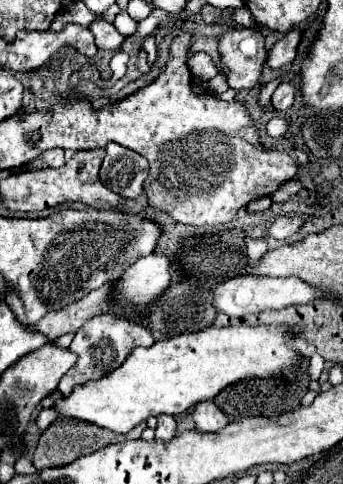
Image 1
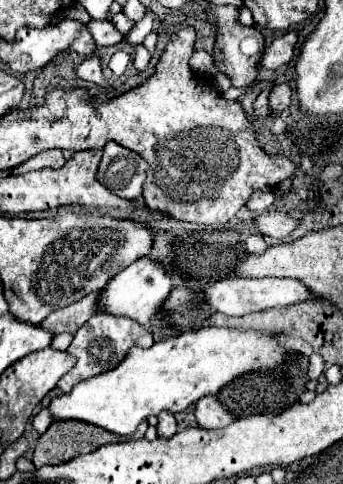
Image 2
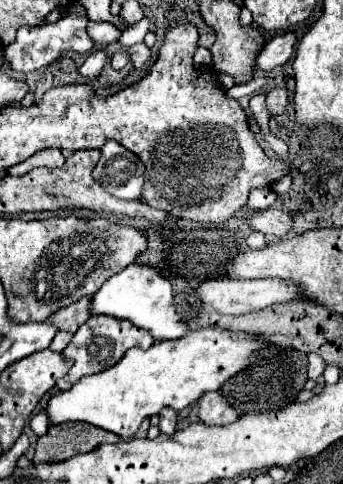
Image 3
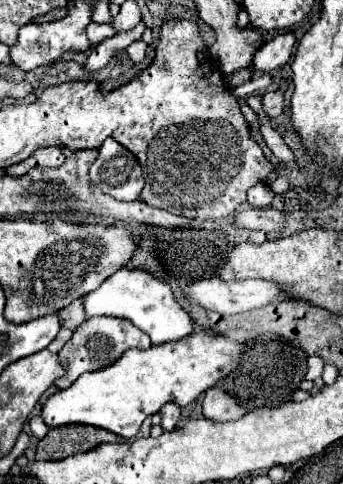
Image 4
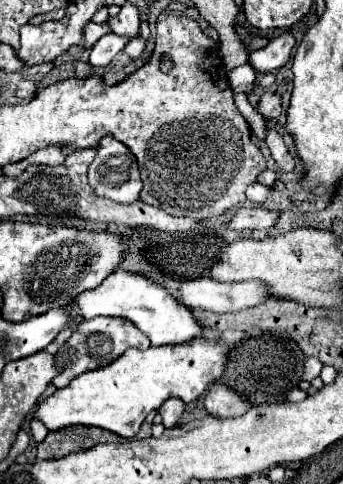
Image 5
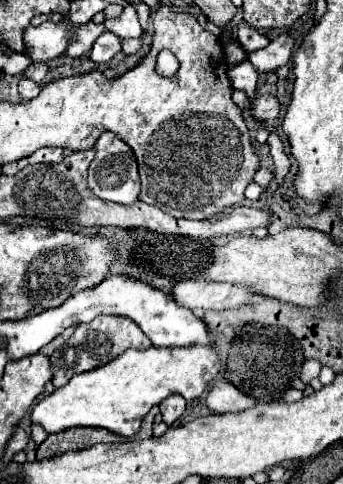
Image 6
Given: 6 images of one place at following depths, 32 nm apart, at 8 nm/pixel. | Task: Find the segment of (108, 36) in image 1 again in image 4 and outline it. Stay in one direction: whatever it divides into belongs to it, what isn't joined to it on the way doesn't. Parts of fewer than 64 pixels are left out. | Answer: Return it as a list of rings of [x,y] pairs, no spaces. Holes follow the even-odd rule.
[[[90,22],[90,24],[86,26],[86,36],[88,36],[88,40],[90,40],[92,46],[96,46],[100,40],[104,40],[104,38],[108,38],[108,36],[114,36],[114,34],[116,34],[116,32],[114,32],[114,28],[112,28],[110,24]]]

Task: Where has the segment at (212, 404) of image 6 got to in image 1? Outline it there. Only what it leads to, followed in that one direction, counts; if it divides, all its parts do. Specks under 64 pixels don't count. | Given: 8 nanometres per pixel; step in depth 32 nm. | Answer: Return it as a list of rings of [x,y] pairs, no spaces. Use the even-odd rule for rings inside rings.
[[[214,400],[198,402],[192,416],[198,430],[222,430],[230,422],[224,410],[214,404]]]

